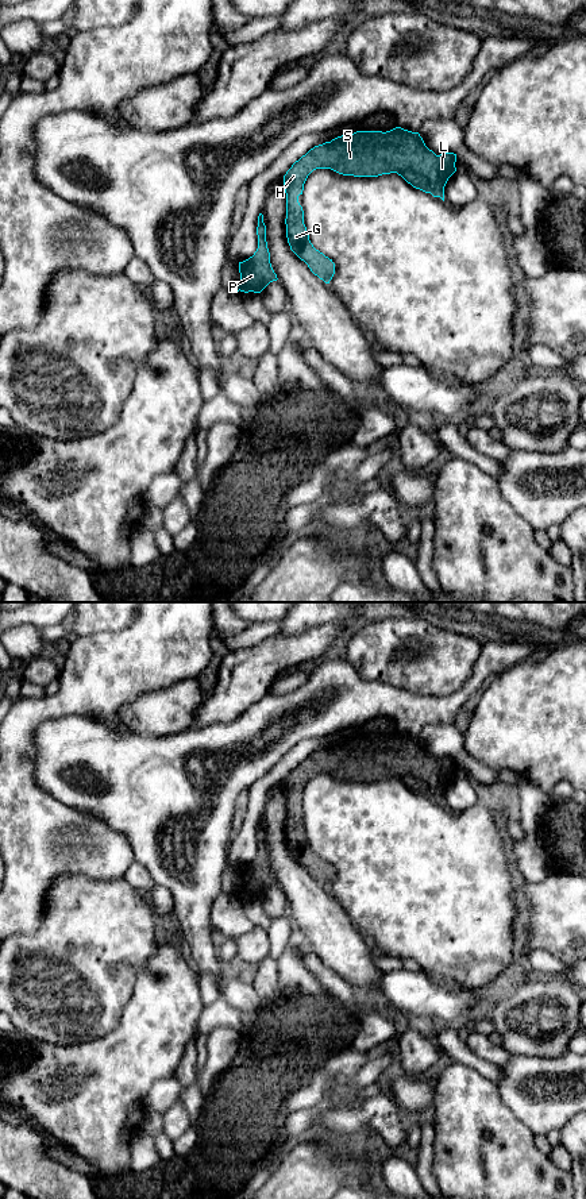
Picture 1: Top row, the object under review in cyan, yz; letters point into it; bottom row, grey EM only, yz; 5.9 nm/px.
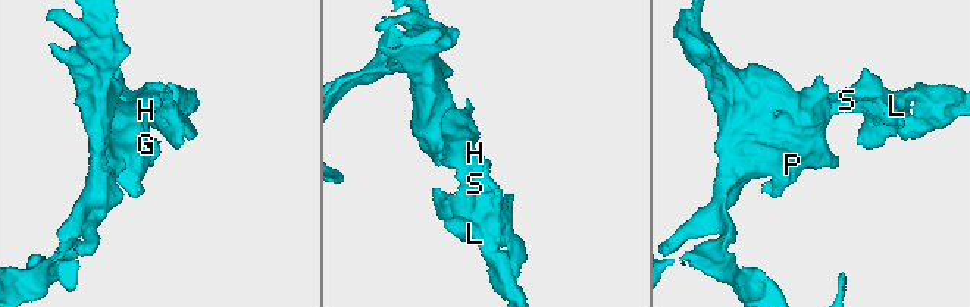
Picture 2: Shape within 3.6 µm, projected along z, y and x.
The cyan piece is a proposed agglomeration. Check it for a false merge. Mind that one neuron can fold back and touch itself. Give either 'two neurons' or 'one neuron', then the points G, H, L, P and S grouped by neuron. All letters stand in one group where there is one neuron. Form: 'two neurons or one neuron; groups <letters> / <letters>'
one neuron; groups G H L P S

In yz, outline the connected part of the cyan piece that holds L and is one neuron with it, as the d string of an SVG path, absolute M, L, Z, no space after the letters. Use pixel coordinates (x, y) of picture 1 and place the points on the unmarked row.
M401 732L390 736L356 736L315 751L284 780L286 798L286 843L290 855L304 865L311 876L329 888L335 868L316 855L304 829L304 816L298 807L308 780L316 774L331 774L343 780L378 782L397 778L413 793L444 806L444 791L456 776L456 759L436 760L419 737Z

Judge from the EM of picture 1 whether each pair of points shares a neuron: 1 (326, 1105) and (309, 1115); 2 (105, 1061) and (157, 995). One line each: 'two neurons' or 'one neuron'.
1: one neuron
2: one neuron

